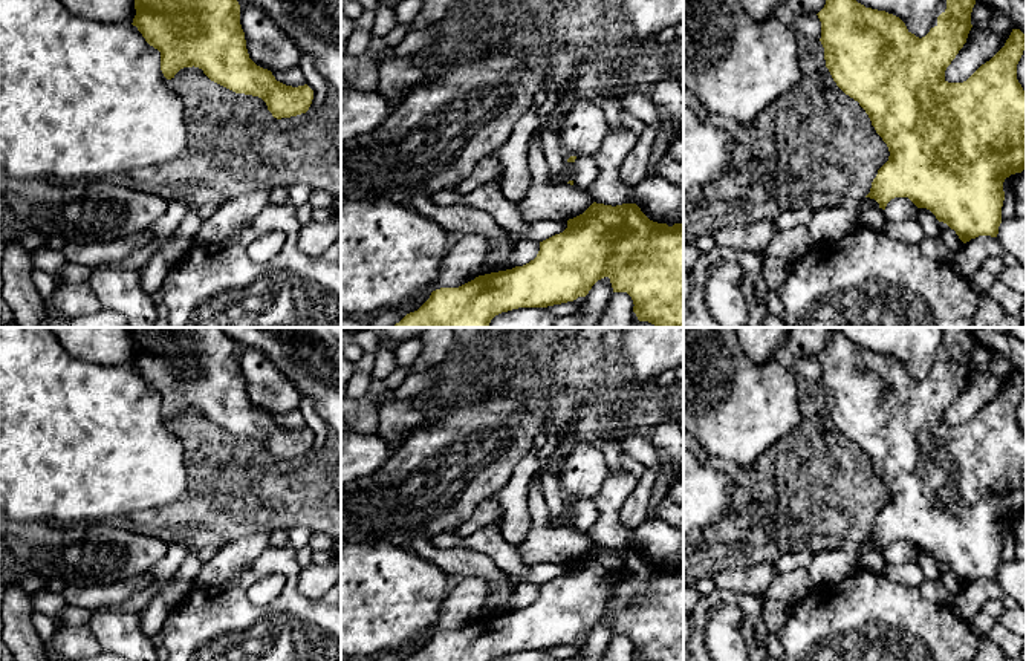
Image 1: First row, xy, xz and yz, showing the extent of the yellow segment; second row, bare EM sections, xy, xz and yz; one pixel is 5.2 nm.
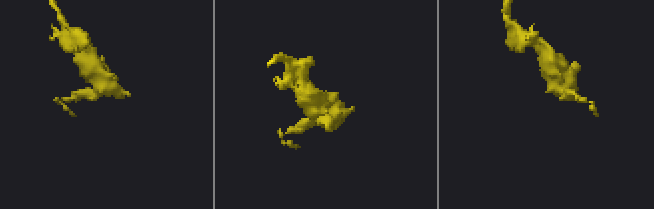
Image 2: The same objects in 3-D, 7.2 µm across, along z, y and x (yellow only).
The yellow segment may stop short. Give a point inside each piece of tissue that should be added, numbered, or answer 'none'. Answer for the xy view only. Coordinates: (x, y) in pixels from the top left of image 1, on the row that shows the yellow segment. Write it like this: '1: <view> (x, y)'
none

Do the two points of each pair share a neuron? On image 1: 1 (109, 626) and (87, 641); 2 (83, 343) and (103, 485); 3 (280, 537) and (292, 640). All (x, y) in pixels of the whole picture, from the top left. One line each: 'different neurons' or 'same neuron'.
1: different neurons
2: different neurons
3: different neurons

